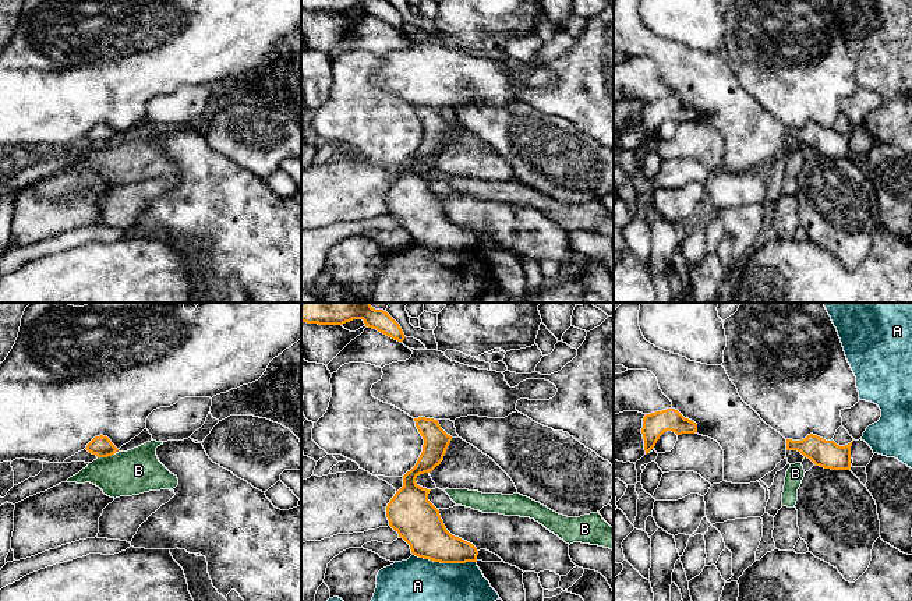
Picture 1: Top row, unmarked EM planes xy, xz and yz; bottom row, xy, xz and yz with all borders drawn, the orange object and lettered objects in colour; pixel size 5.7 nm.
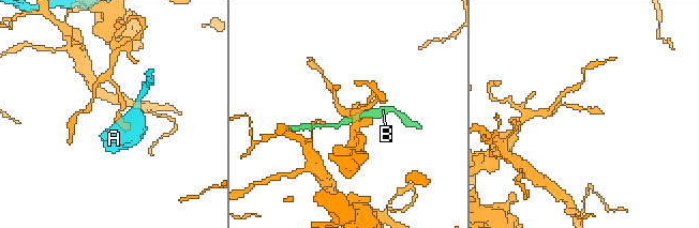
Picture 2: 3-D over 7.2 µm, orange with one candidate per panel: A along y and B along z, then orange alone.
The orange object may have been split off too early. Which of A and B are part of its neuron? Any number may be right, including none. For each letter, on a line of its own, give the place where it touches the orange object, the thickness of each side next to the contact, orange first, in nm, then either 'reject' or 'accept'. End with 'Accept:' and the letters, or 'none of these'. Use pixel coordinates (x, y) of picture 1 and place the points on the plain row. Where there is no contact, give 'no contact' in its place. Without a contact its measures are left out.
A: contact xz (445, 250); calibres 240 and 480 nm; reject
B: contact xy (105, 144); calibres 120 and 260 nm; reject
Accept: none of these

